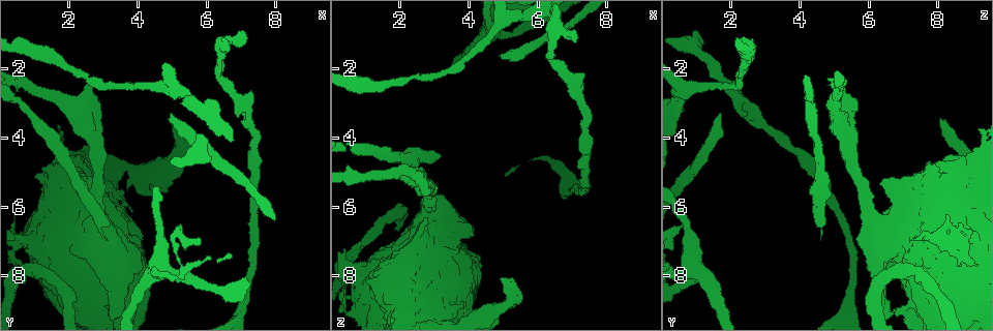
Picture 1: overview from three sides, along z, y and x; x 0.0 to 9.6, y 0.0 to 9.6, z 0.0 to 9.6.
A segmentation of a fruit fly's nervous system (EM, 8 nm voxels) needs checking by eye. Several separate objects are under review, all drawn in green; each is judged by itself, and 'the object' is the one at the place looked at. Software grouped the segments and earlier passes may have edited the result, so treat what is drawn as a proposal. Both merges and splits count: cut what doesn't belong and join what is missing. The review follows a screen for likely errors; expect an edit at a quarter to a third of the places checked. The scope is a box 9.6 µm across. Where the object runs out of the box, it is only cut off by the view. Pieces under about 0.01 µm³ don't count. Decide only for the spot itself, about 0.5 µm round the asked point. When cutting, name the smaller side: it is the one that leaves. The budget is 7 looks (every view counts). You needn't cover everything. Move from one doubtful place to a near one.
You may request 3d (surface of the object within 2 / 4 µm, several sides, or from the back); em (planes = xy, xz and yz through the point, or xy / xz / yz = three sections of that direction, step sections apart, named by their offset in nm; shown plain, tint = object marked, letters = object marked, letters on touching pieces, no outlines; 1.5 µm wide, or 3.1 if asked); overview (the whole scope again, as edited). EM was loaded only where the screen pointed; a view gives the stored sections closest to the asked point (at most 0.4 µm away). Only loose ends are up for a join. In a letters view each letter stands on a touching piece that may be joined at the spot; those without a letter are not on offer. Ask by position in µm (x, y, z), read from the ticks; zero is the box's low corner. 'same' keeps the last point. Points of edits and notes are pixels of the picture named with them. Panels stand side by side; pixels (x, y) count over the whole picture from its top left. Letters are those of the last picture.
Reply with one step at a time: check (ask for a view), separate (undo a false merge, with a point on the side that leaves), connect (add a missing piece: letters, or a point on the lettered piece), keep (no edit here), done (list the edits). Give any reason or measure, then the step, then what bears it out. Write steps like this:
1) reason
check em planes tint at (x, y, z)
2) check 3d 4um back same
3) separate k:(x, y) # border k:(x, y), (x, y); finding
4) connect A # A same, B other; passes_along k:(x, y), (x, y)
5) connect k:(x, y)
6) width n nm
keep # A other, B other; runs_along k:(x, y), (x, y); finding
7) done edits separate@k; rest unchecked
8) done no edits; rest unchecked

an open end
check 3d 4um at (2.90, 6.80, 4.65)

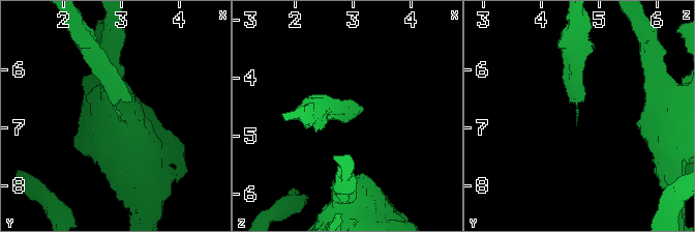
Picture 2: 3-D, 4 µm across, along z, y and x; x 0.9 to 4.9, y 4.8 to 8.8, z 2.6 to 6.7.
check em planes letters at (2.95, 6.85, 4.65)

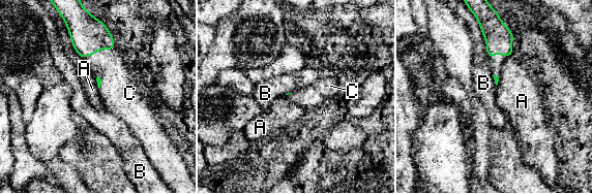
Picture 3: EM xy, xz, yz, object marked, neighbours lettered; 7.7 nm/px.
keep # A other, B other, C other; border 3:(95, 83), (98, 88); no lettered piece goes on from it

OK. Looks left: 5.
abrupt turn
check em planes tint at (2.40, 3.25, 5.10)

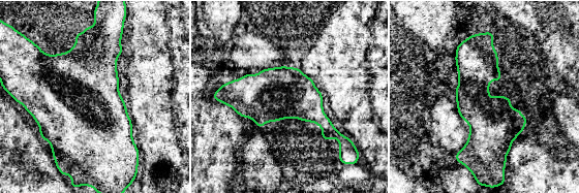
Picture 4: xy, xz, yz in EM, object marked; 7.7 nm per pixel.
see the neighbours
check em planes letters same

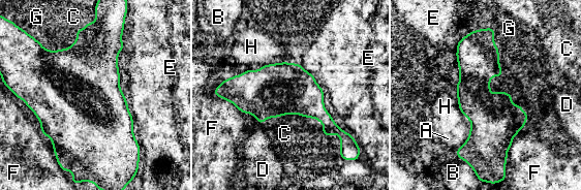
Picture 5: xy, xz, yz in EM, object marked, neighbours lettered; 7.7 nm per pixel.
keep # A other, B other, C other, D other, E other, F other, G other, H other; all the same cell

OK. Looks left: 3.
an open end
check em planes letters at (5.00, 3.25, 1.70)

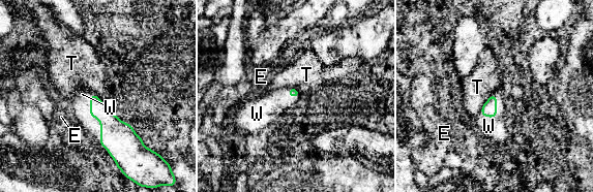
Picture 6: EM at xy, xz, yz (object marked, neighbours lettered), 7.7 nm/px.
connect W # E other, T other, W same; it goes on there

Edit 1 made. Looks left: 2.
done edits connect@6; rest unchecked

